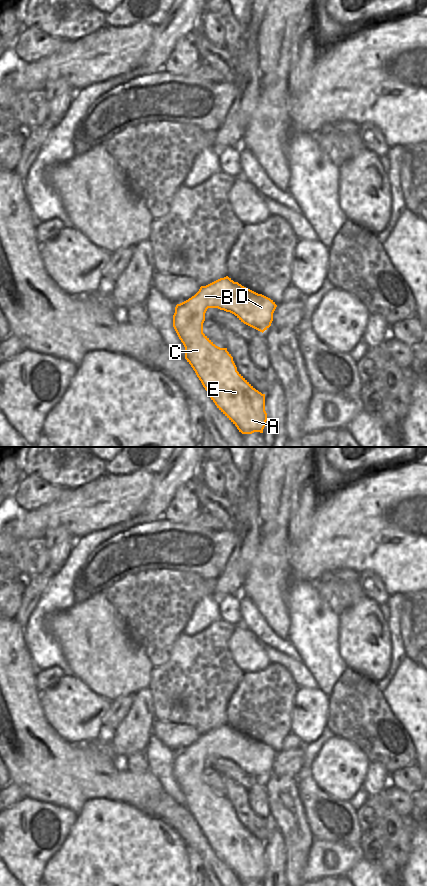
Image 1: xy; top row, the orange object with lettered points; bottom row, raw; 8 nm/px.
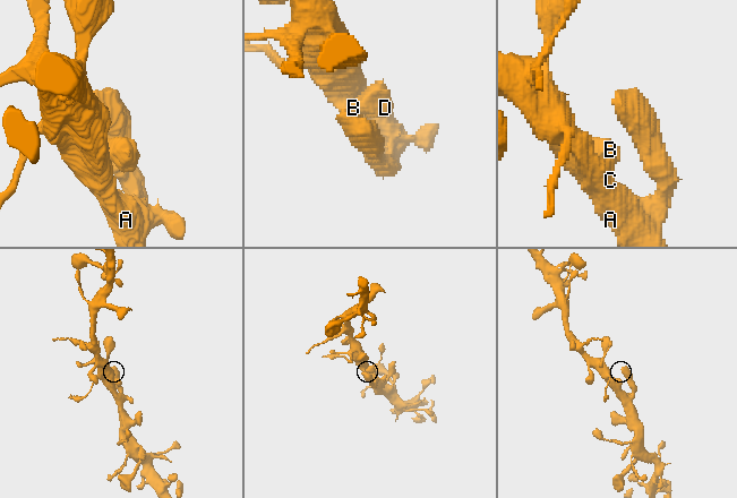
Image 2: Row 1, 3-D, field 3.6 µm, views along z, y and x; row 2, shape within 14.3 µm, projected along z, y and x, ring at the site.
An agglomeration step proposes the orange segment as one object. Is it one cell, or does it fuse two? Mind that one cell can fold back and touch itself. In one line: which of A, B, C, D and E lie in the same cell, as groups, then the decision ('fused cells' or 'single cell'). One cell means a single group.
groups A B C D E; single cell

